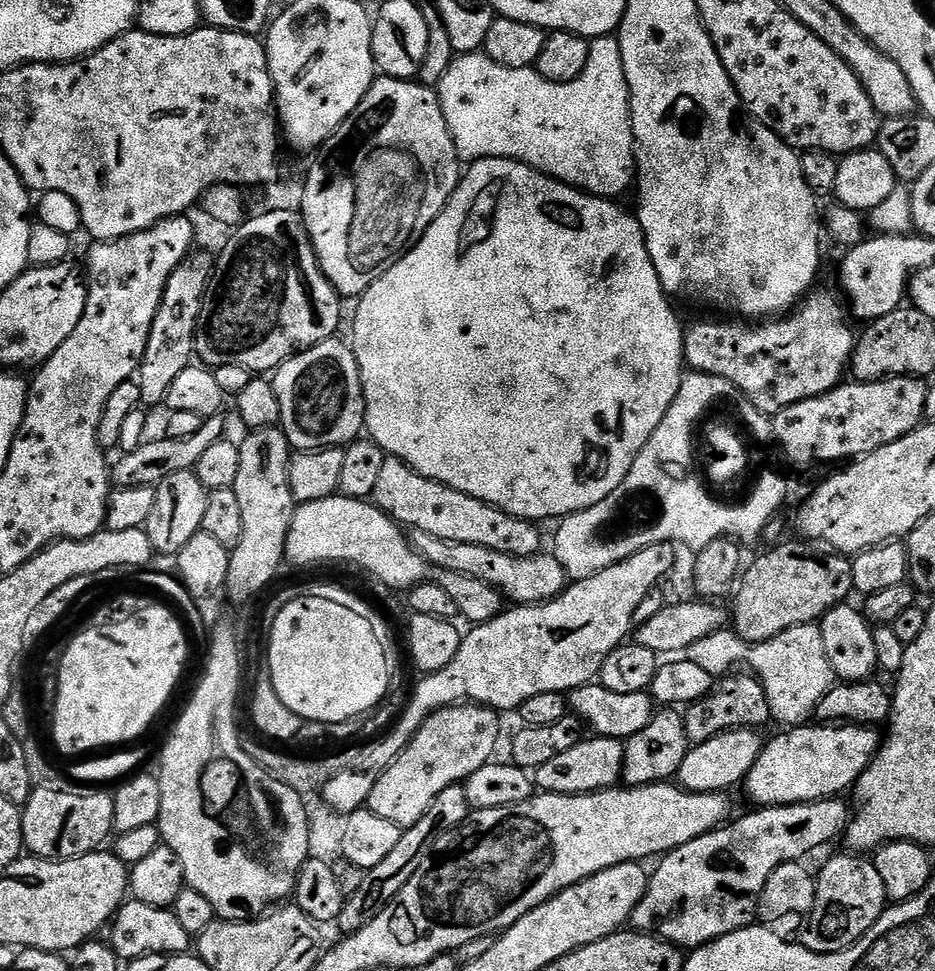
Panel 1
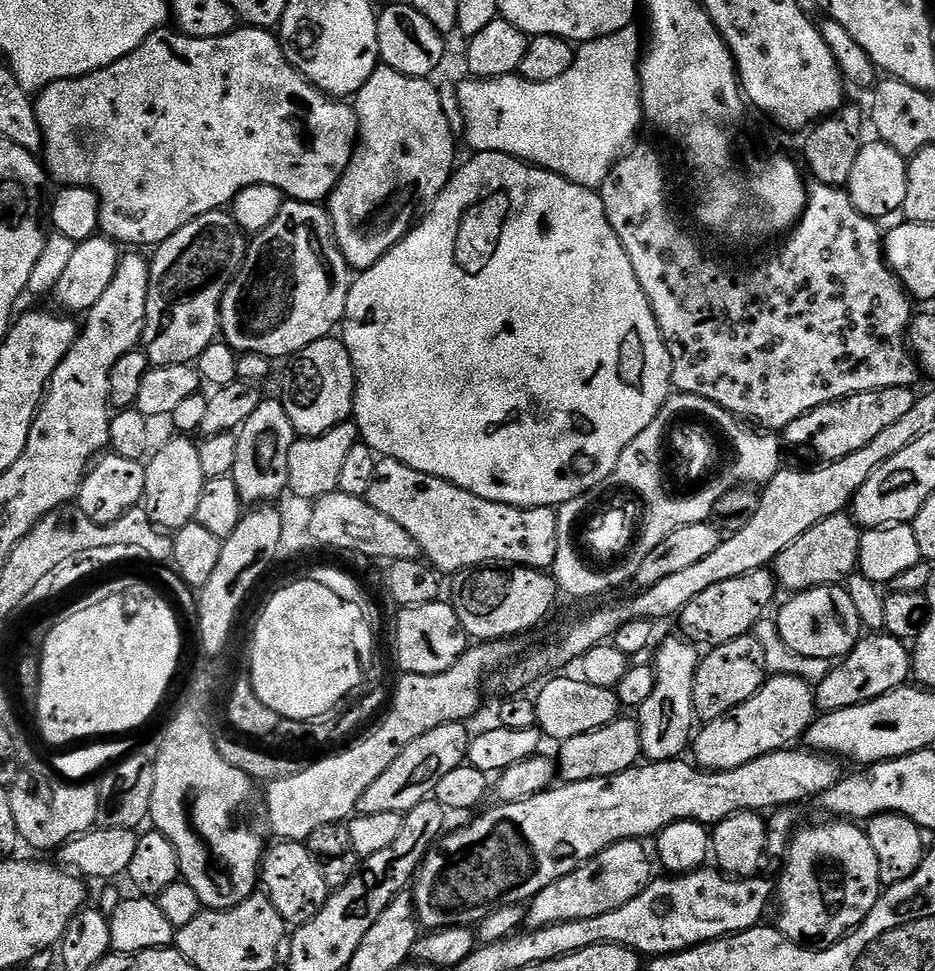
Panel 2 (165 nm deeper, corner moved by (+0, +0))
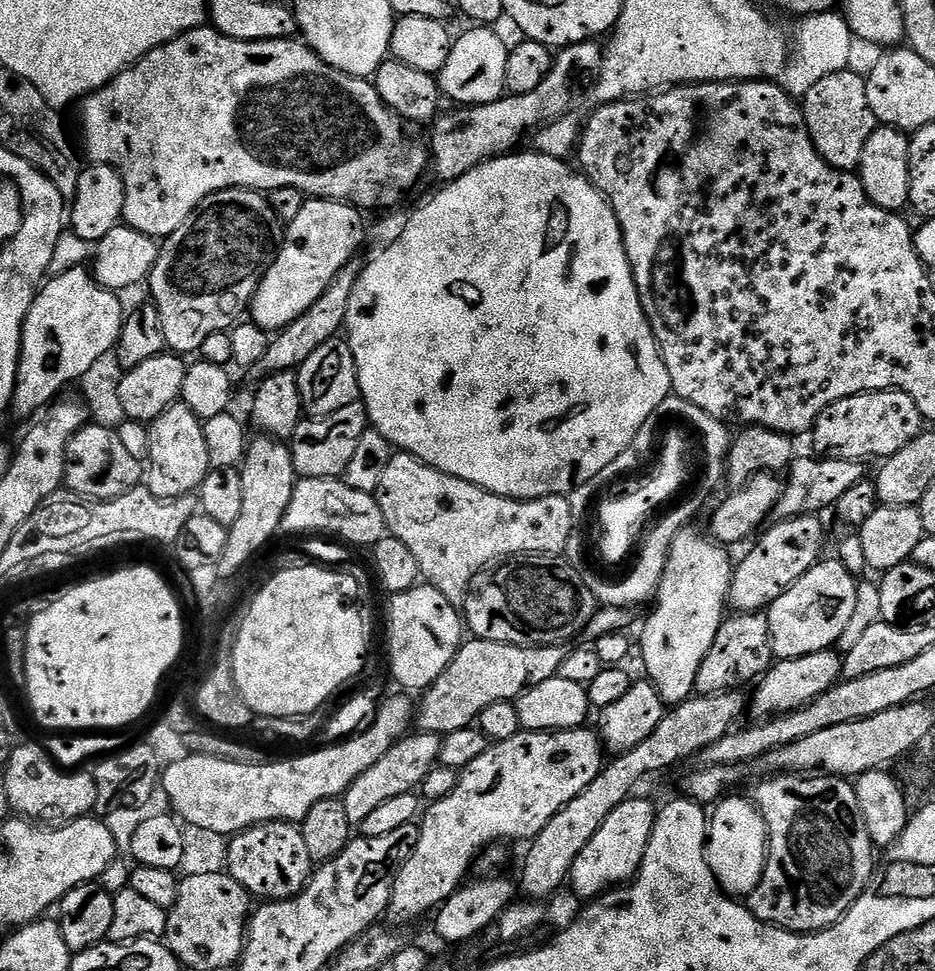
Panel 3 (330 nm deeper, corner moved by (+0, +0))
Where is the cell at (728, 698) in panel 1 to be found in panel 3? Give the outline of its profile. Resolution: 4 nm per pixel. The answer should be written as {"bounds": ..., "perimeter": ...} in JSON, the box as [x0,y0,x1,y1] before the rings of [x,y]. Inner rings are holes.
{"bounds":[696,612,773,696],"perimeter":[[[764,612],[729,615],[718,630],[718,638],[714,638],[714,646],[710,646],[710,654],[706,654],[706,659],[698,670],[696,692],[701,696],[709,696],[743,689],[743,684],[751,685],[759,681],[773,663],[772,635],[767,615]]]}

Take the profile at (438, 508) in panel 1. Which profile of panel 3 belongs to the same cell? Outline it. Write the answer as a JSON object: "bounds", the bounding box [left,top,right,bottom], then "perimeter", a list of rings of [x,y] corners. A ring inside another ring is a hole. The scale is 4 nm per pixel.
{"bounds":[374,450,577,606],"perimeter":[[[399,450],[393,451],[392,457],[390,458],[390,466],[386,466],[382,483],[379,484],[378,490],[374,495],[378,506],[382,510],[385,529],[387,529],[391,536],[398,538],[398,542],[403,542],[404,545],[411,550],[414,554],[414,558],[418,561],[420,575],[428,585],[432,588],[436,588],[442,594],[446,594],[448,601],[457,606],[463,605],[465,598],[468,596],[468,590],[472,587],[473,578],[476,577],[478,573],[485,571],[489,566],[503,561],[505,558],[523,556],[525,554],[559,556],[567,553],[568,543],[570,542],[570,530],[577,527],[574,522],[574,514],[572,513],[572,502],[568,496],[547,496],[546,498],[538,498],[537,500],[511,500],[505,496],[490,494],[486,490],[482,490],[462,478],[454,478],[450,474],[446,474],[426,462],[422,462],[416,456],[411,456],[409,452],[401,452]]]}

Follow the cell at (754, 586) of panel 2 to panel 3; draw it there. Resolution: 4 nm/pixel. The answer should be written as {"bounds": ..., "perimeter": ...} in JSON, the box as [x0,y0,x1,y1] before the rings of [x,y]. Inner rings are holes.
{"bounds":[728,514,825,613],"perimeter":[[[816,514],[792,516],[788,520],[776,520],[773,528],[765,527],[759,533],[760,541],[749,550],[748,557],[732,569],[728,602],[737,613],[764,612],[774,601],[782,598],[798,578],[820,563],[825,555],[824,524],[820,519]]]}

